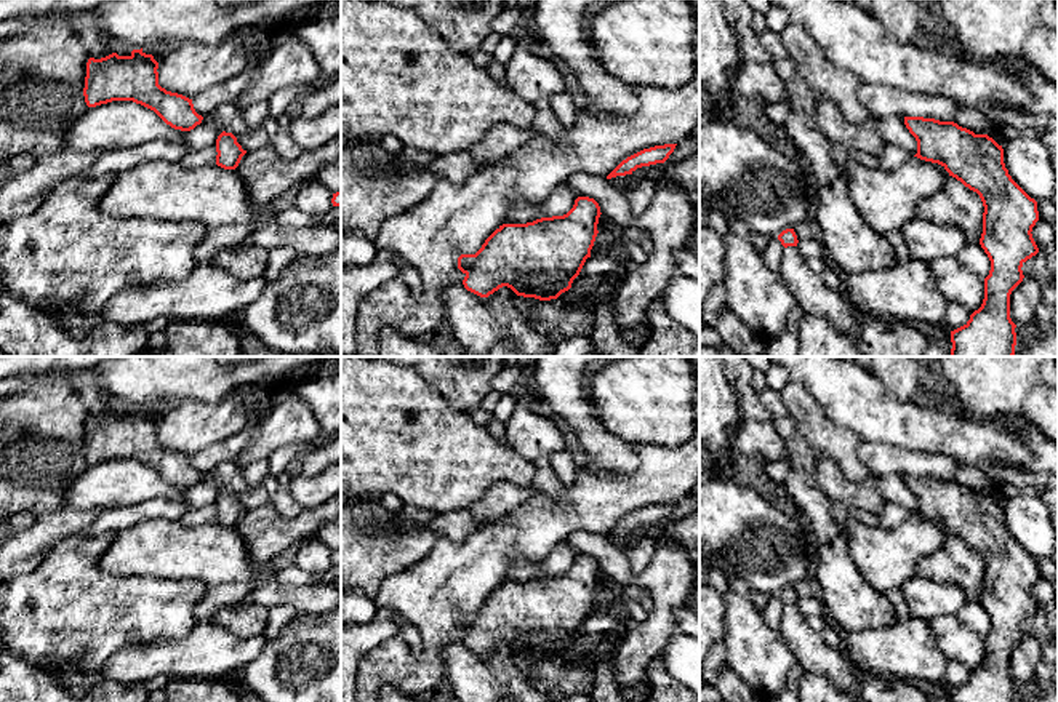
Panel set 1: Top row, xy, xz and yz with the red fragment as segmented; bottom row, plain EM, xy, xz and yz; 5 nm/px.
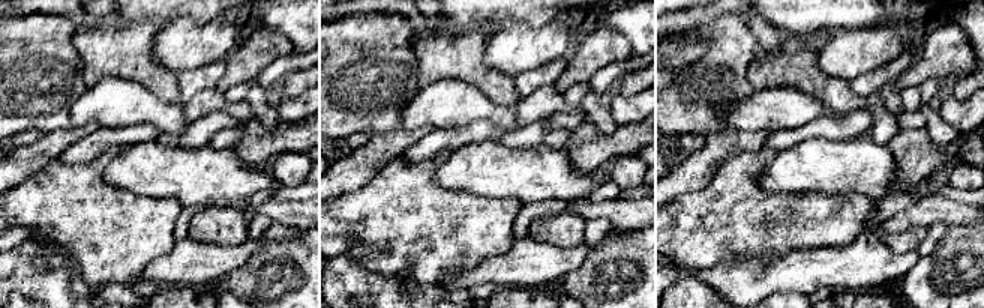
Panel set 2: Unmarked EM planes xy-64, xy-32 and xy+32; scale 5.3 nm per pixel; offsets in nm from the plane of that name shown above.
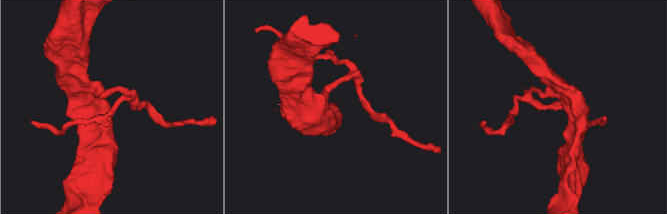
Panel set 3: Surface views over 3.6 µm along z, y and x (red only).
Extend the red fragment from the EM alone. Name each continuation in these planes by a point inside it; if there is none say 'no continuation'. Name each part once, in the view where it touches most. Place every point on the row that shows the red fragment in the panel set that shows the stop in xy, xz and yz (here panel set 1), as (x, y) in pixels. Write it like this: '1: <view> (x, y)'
no continuation

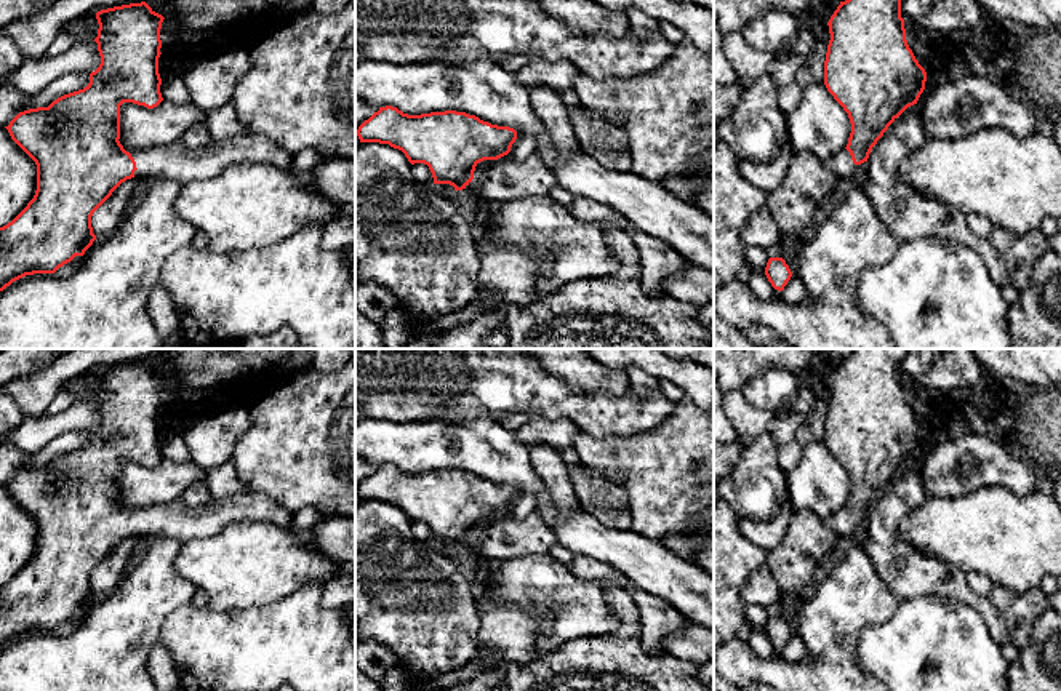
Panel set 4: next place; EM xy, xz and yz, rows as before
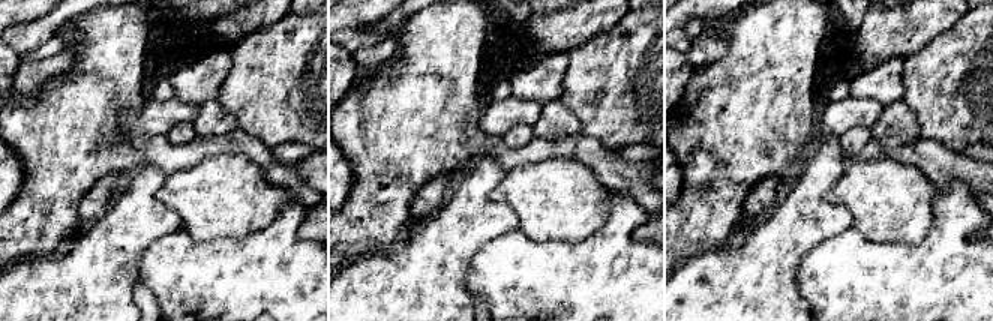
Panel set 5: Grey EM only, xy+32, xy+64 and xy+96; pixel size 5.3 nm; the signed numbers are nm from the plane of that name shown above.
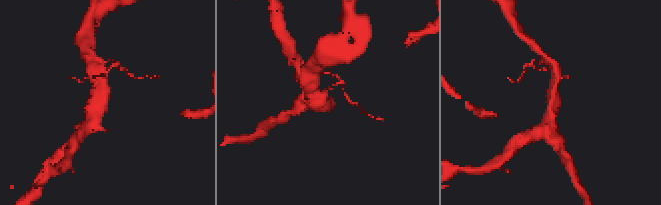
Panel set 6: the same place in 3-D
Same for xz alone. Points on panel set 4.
no continuation

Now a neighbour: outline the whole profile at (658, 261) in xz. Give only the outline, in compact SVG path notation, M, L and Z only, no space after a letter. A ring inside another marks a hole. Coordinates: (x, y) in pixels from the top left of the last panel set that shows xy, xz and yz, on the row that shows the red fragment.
M631 222L626 234L639 251L637 266L642 288L650 294L663 293L664 282L680 272L685 258L666 242L640 232Z

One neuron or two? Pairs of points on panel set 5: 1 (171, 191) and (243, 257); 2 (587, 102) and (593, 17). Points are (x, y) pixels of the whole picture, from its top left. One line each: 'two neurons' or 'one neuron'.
1: two neurons
2: two neurons

